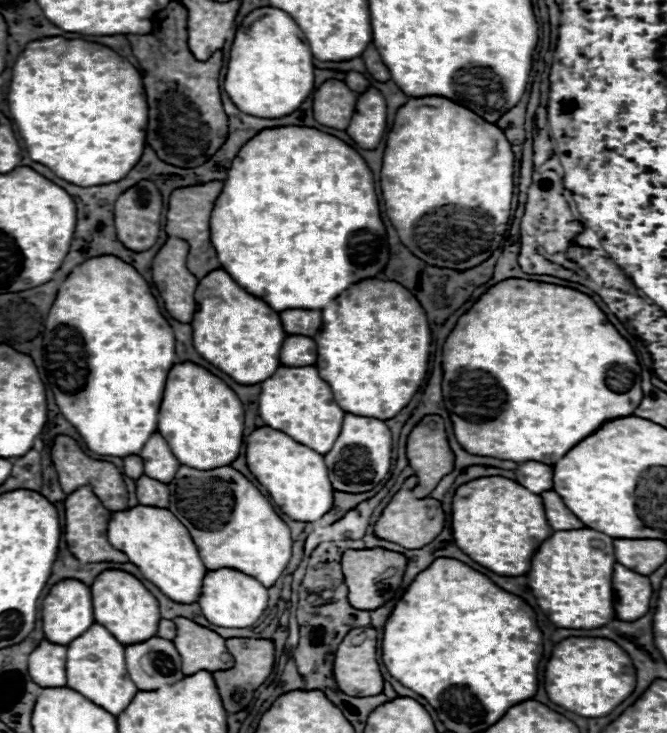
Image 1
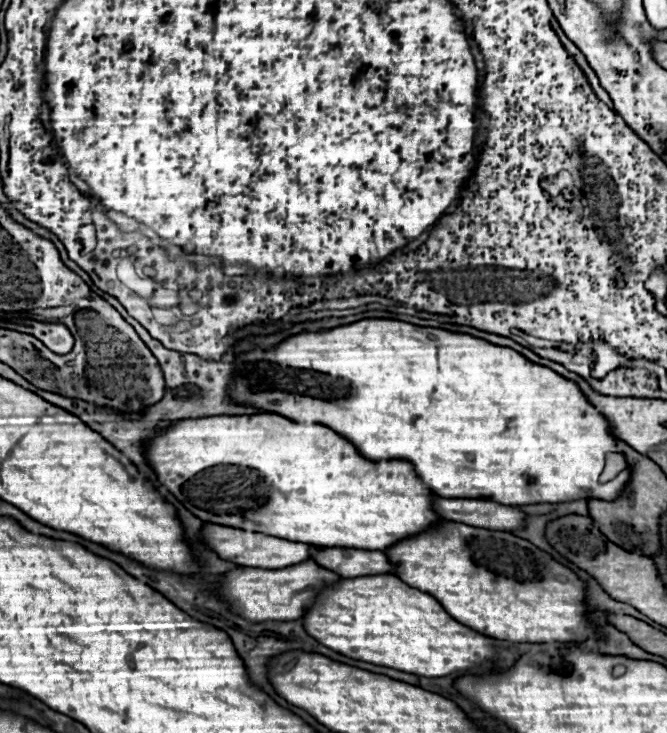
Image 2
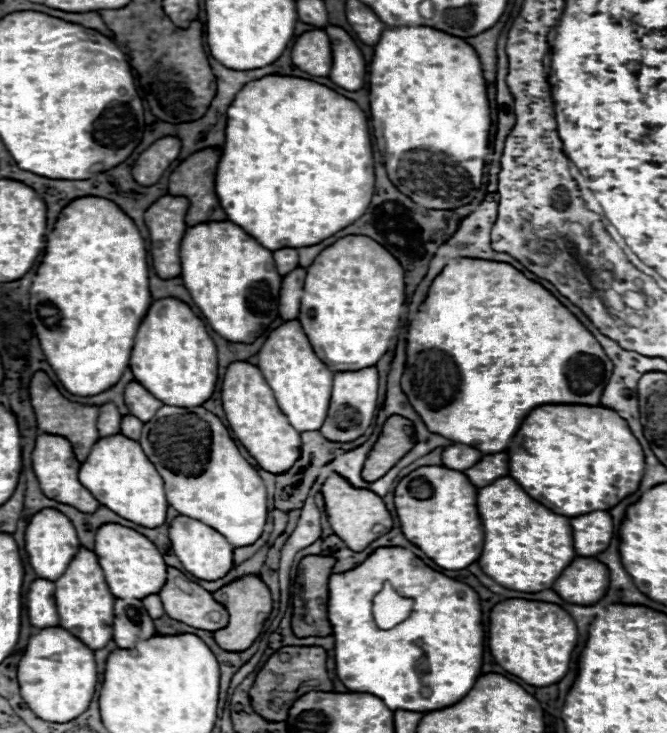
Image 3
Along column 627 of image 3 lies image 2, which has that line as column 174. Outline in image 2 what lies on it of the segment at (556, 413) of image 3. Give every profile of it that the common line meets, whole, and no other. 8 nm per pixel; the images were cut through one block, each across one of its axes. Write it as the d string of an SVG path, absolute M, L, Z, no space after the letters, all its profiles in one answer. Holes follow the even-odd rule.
M276 414L180 420L152 438L152 444L148 444L148 464L152 464L158 482L200 520L302 544L386 550L398 540L442 520L432 510L432 490L424 488L420 480L416 484L412 464L404 460L368 462L358 456L348 440L330 428L296 424Z

